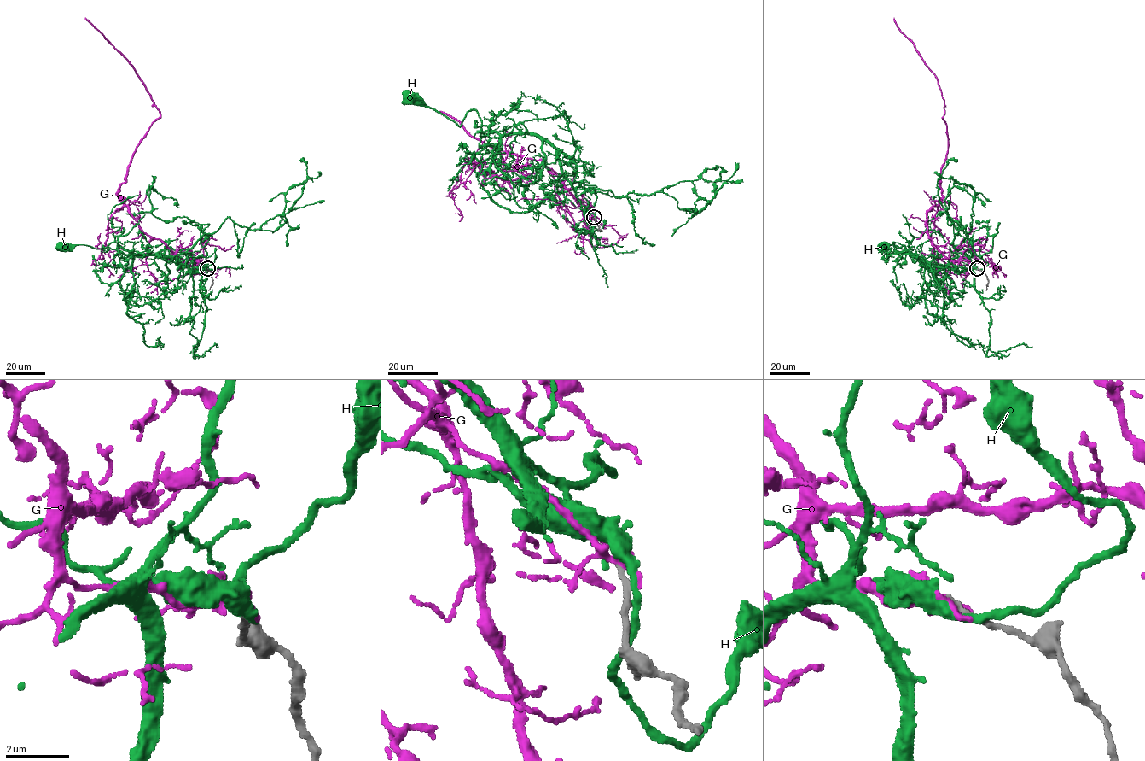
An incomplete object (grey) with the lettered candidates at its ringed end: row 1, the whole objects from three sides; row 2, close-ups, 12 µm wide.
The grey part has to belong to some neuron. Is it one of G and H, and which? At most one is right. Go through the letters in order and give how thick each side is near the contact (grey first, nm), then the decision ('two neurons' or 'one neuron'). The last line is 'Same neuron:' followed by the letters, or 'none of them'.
G: 180 nm thick on the grey side, 190 nm on the other; two neurons
H: 240 nm thick on the grey side, 280 nm on the other; two neurons
Same neuron: none of them

